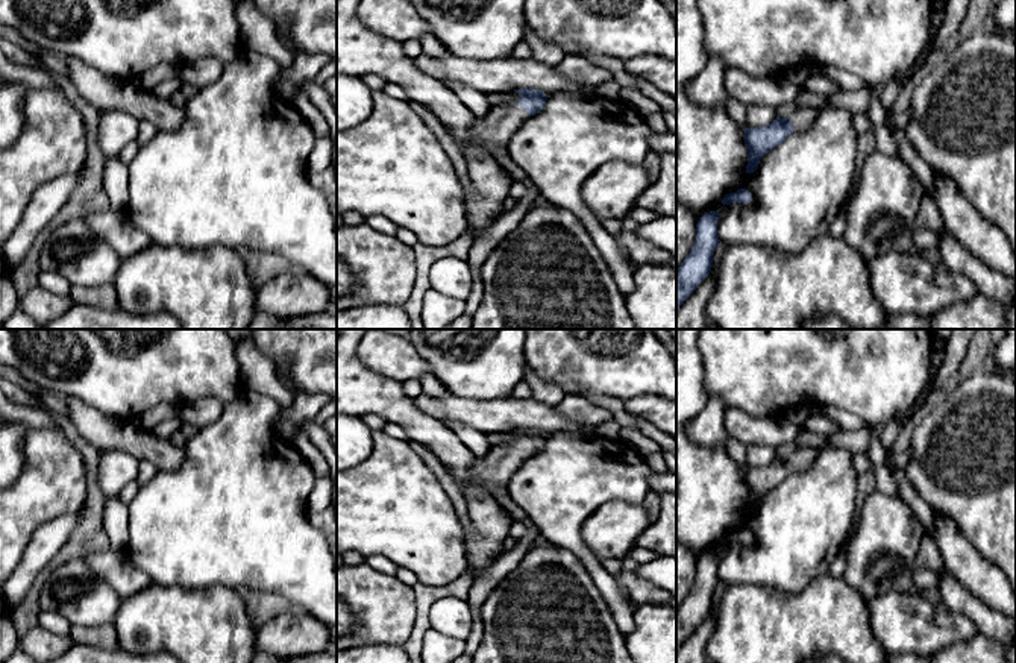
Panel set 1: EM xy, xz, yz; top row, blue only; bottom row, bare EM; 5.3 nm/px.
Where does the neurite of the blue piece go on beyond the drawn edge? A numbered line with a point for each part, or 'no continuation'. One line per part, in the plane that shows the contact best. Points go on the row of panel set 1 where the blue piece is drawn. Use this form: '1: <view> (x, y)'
1: xz (495, 131)

